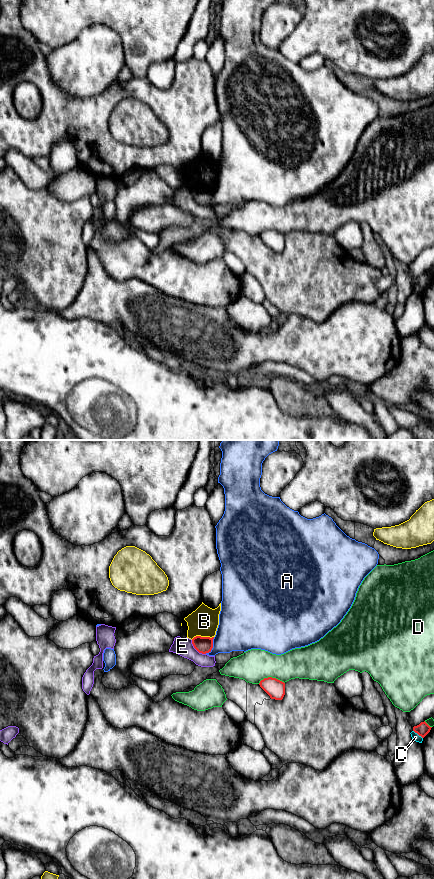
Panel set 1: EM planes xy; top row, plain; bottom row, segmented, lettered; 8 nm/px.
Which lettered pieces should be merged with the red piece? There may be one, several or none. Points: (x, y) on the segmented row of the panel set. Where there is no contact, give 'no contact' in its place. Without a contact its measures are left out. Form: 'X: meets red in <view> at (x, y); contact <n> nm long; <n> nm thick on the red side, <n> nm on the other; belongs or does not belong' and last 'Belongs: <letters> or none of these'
A: meets red in xy at (212, 646); contact 150 nm long; 130 nm thick on the red side, 340 nm on the other; does not belong
B: meets red in xy at (202, 637); contact 190 nm long; 130 nm thick on the red side, 240 nm on the other; does not belong
C: meets red in xy at (418, 734); contact 100 nm long; 100 nm thick on the red side, 60 nm on the other; does not belong
D: meets red in xy at (271, 677); contact 220 nm long; 150 nm thick on the red side, 260 nm on the other; does not belong
E: meets red in xy at (196, 649); contact 170 nm long; 130 nm thick on the red side, 140 nm on the other; does not belong
Belongs: none of these

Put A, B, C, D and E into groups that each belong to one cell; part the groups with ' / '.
A / B / C / D / E

